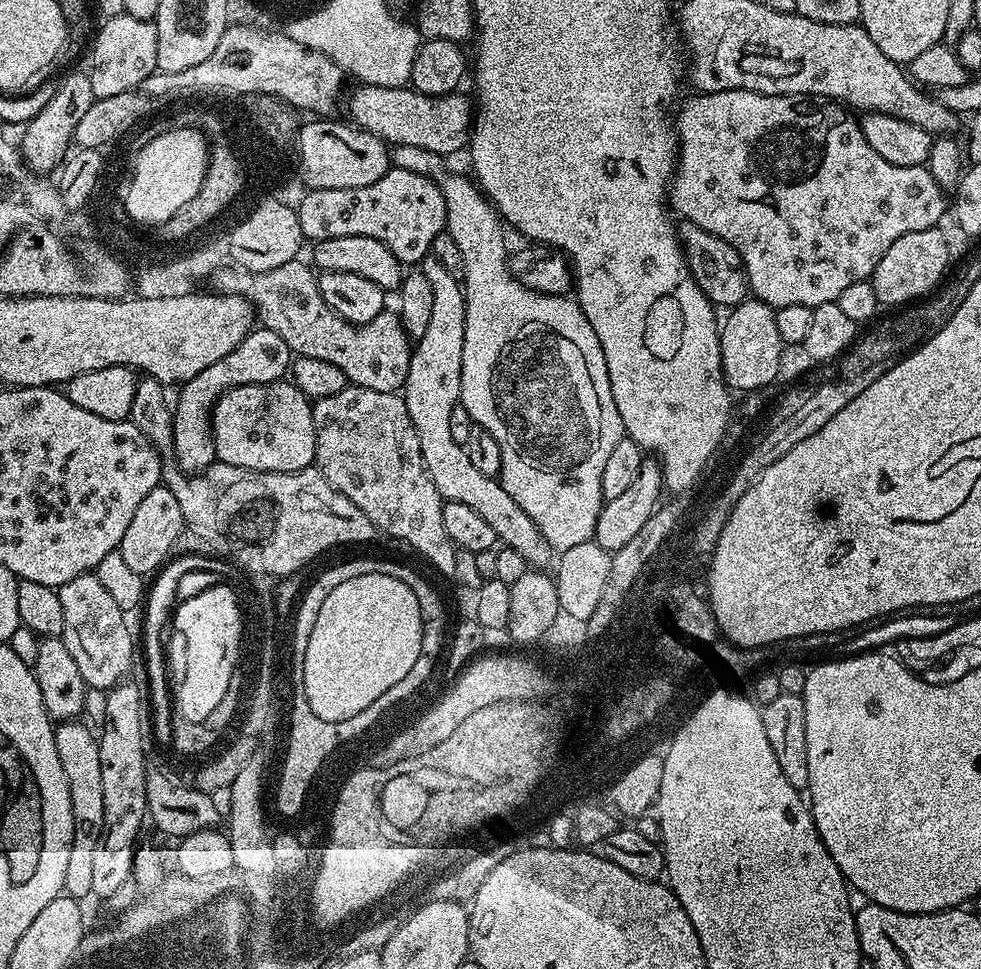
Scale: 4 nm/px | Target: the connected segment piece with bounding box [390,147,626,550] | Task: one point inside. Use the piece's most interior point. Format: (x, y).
(534, 374)

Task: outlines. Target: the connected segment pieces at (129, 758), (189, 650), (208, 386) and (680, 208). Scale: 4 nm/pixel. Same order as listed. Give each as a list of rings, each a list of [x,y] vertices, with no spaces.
[[[121,682],[115,688],[107,689],[108,697],[106,698],[106,718],[102,725],[102,731],[99,733],[98,739],[100,741],[100,757],[102,758],[102,803],[106,805],[102,810],[102,834],[98,834],[98,847],[94,850],[93,863],[93,877],[94,886],[92,887],[92,896],[98,898],[105,898],[116,893],[117,889],[126,883],[127,879],[134,876],[134,869],[136,867],[136,850],[141,843],[140,831],[144,828],[144,820],[146,824],[146,809],[148,803],[146,802],[146,782],[148,781],[149,769],[144,768],[144,720],[140,717],[140,688],[136,684],[128,684],[129,682]]]
[[[218,583],[189,600],[179,601],[174,612],[174,624],[176,620],[177,630],[184,635],[184,677],[174,688],[174,708],[190,722],[203,724],[217,715],[217,708],[224,703],[224,695],[235,672],[232,658],[242,614],[233,607],[233,589],[227,583]]]
[[[260,326],[249,332],[246,338],[242,338],[242,342],[238,342],[238,346],[234,346],[234,350],[230,350],[230,354],[226,354],[226,358],[218,358],[218,362],[206,366],[206,370],[198,370],[198,374],[194,374],[194,378],[185,380],[183,384],[179,385],[177,392],[180,393],[174,396],[172,414],[172,452],[174,457],[176,456],[175,467],[185,474],[195,474],[205,472],[211,464],[217,463],[216,438],[212,434],[212,410],[216,403],[235,388],[283,381],[289,375],[293,359],[294,353],[290,350],[290,346],[286,346],[286,342],[282,338],[278,338],[278,334],[274,334],[274,330]]]
[[[731,88],[721,92],[692,94],[684,105],[679,105],[674,116],[674,127],[678,141],[678,159],[676,170],[670,181],[670,208],[673,213],[681,212],[683,219],[696,224],[702,230],[730,242],[744,263],[744,273],[748,276],[751,295],[757,300],[766,302],[774,309],[786,306],[806,306],[817,308],[823,304],[831,304],[847,290],[853,282],[871,280],[882,254],[902,238],[902,234],[914,234],[914,230],[935,228],[944,216],[944,189],[934,182],[934,178],[924,166],[894,166],[866,142],[860,129],[857,117],[849,114],[839,103],[817,102],[812,98],[798,96],[767,96],[761,92],[751,92],[741,88]]]

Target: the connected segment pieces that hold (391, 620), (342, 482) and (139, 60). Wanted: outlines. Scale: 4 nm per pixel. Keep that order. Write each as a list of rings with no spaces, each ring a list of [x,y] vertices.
[[[371,572],[350,578],[342,582],[342,586],[330,590],[326,602],[322,602],[322,610],[318,610],[318,619],[306,647],[304,672],[308,675],[308,696],[312,696],[310,708],[316,708],[316,712],[328,716],[328,720],[340,720],[340,716],[360,712],[360,708],[364,708],[372,696],[380,696],[392,680],[402,680],[409,673],[422,650],[424,624],[414,590],[398,578]]]
[[[348,385],[338,394],[330,395],[328,398],[320,399],[312,404],[312,417],[314,418],[314,428],[316,429],[316,458],[315,463],[317,469],[323,474],[328,482],[336,490],[342,492],[349,498],[350,502],[357,506],[377,528],[379,533],[384,533],[392,538],[402,540],[412,546],[418,553],[422,554],[427,560],[442,574],[449,578],[455,579],[457,572],[457,547],[446,532],[446,526],[443,525],[442,510],[445,501],[438,493],[438,488],[434,486],[433,479],[430,478],[428,469],[422,458],[421,448],[417,442],[417,434],[410,422],[410,414],[406,409],[403,395],[394,392],[369,390],[366,387],[358,387],[356,385]]]
[[[119,15],[105,19],[102,24],[104,25],[101,28],[99,25],[91,41],[92,69],[88,68],[86,72],[93,86],[95,99],[122,94],[128,89],[139,89],[143,80],[152,72],[157,71],[155,59],[158,34],[153,21]]]

